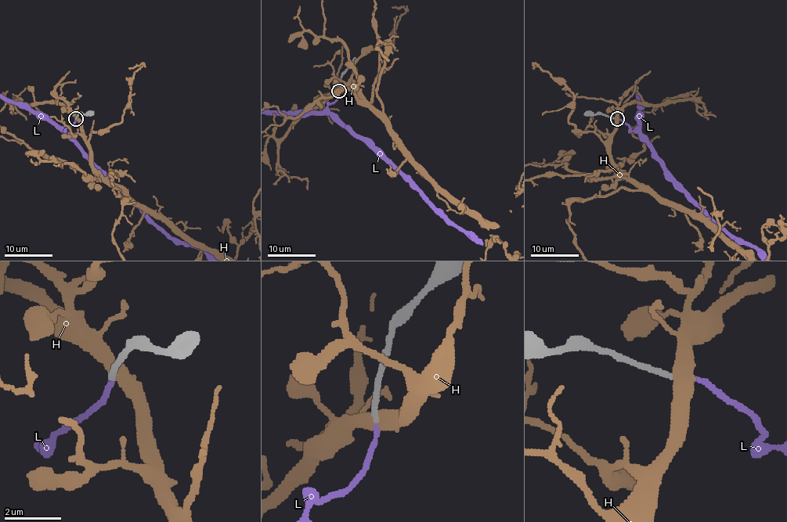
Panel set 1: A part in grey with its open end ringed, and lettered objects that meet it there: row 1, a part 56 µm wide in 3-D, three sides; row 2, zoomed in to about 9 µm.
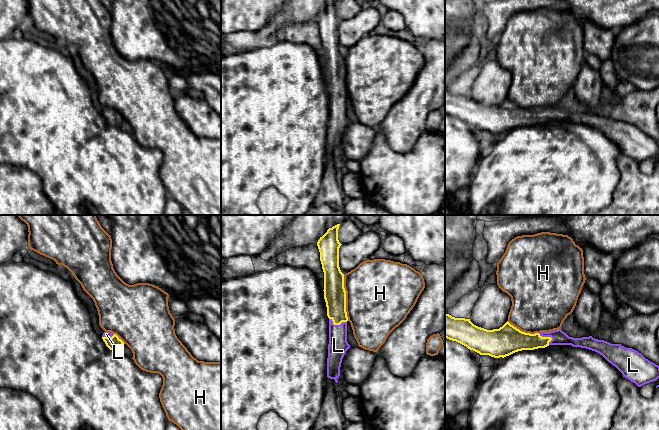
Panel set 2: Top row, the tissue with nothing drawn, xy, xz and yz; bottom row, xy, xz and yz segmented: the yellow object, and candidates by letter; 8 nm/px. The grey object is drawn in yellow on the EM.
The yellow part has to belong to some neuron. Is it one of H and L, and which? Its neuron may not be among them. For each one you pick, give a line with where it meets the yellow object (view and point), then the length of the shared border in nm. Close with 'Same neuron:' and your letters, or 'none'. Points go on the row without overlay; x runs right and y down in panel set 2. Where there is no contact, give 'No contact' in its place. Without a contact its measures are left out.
L: Touches yellow at xz (337, 100). Shared border 150 nm
Same neuron: L

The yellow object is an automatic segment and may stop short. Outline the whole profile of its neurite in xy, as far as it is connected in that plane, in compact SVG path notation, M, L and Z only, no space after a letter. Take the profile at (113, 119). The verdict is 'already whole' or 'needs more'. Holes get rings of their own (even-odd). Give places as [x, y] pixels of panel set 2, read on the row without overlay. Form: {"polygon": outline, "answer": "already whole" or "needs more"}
{"polygon": "M104 108L102 115L110 126L119 127L121 122L124 120L124 118L116 110L111 108Z", "answer": "needs more"}

